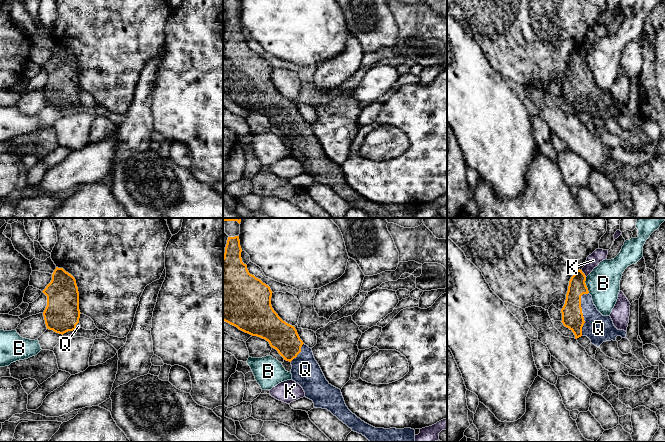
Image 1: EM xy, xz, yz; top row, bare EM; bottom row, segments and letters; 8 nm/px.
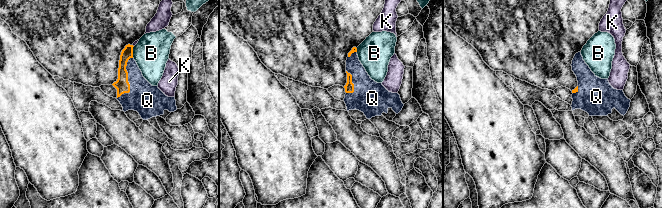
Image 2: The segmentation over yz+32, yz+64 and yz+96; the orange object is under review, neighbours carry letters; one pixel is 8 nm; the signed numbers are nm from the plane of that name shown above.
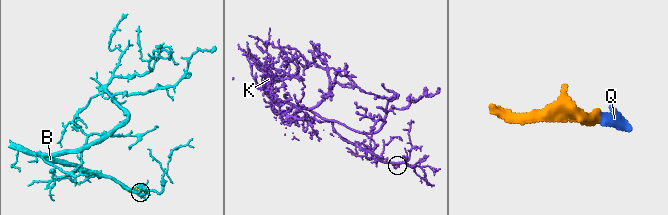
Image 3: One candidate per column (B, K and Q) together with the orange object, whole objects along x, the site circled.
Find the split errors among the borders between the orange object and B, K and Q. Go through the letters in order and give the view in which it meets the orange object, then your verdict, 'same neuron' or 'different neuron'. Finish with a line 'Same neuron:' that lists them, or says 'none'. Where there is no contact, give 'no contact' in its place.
B: contact in yz; different neuron
K: contact in yz; different neuron
Q: contact in yz; same neuron
Same neuron: Q

